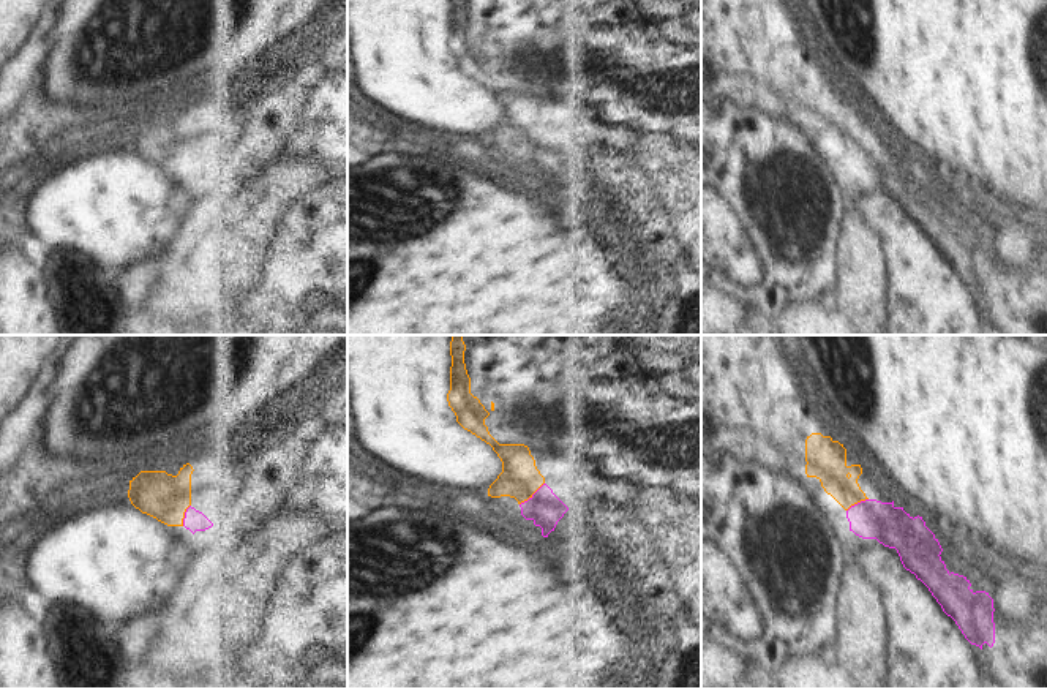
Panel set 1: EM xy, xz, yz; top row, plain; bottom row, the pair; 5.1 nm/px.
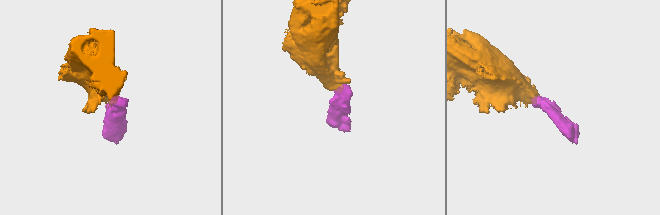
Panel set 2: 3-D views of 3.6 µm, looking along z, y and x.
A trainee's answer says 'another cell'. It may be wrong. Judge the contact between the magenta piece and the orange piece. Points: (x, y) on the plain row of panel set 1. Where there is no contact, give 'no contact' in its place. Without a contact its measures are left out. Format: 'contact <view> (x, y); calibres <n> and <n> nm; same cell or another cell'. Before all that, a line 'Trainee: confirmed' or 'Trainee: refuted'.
Trainee: refuted
contact xz (532, 141); calibres 170 and 200 nm; same cell

